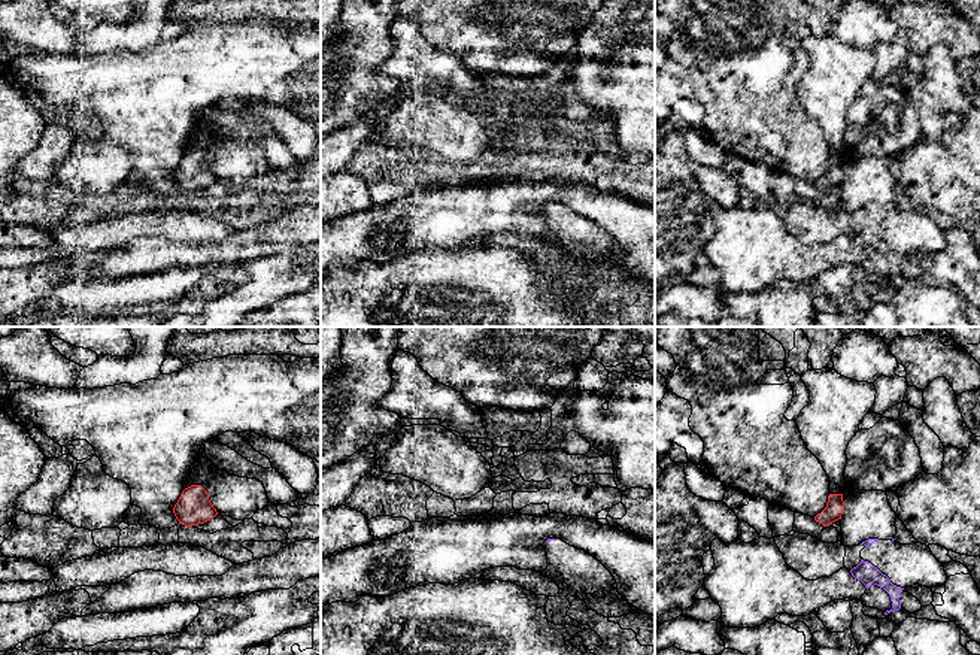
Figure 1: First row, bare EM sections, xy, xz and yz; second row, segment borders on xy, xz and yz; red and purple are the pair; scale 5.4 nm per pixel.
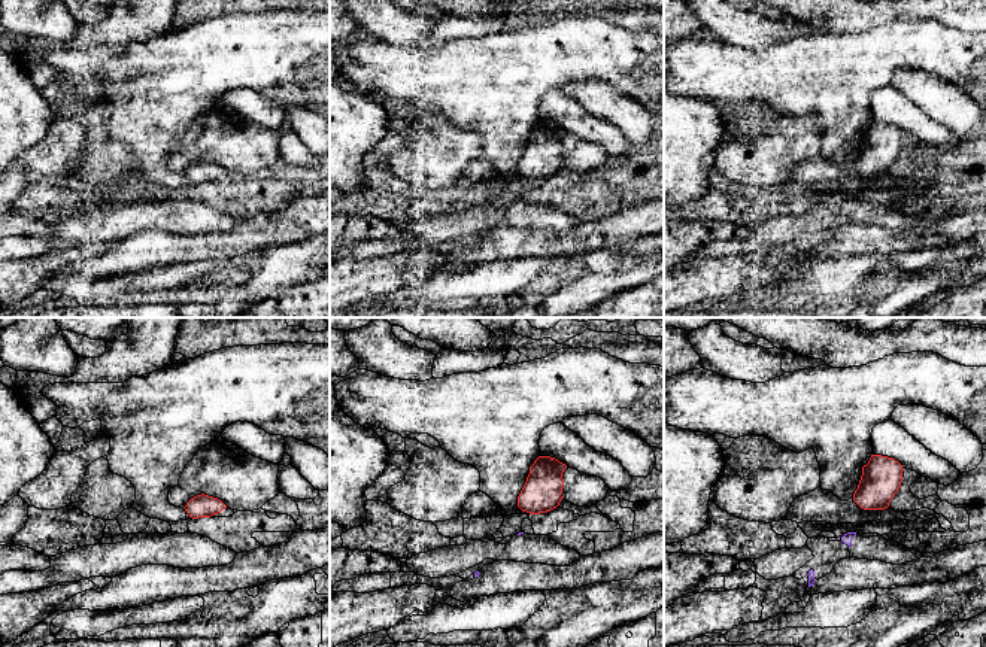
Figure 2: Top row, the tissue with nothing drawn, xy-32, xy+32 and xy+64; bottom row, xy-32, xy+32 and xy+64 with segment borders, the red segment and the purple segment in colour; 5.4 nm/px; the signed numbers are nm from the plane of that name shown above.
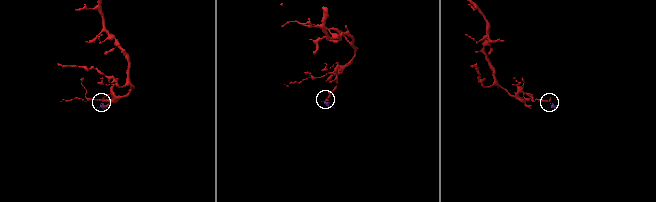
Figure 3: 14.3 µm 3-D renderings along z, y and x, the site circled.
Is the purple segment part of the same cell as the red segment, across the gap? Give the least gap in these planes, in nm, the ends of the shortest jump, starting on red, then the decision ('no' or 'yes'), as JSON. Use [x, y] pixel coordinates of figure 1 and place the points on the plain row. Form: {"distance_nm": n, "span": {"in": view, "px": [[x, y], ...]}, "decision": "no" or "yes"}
{"distance_nm": 110, "span": {"in": "yz", "px": [[828, 190], [839, 208]]}, "decision": "no"}

